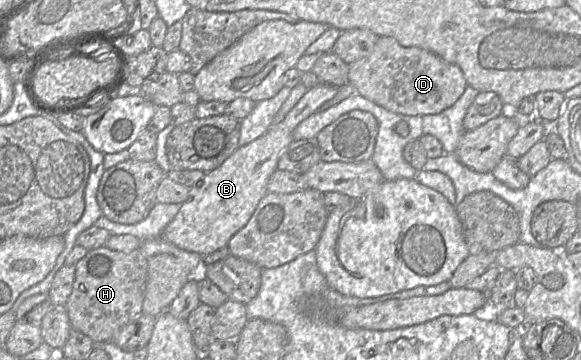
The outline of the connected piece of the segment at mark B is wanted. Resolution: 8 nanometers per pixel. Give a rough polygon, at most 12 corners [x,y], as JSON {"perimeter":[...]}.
{"perimeter":[[337,87],[284,119],[189,188],[162,238],[211,254],[250,220],[295,128]]}

